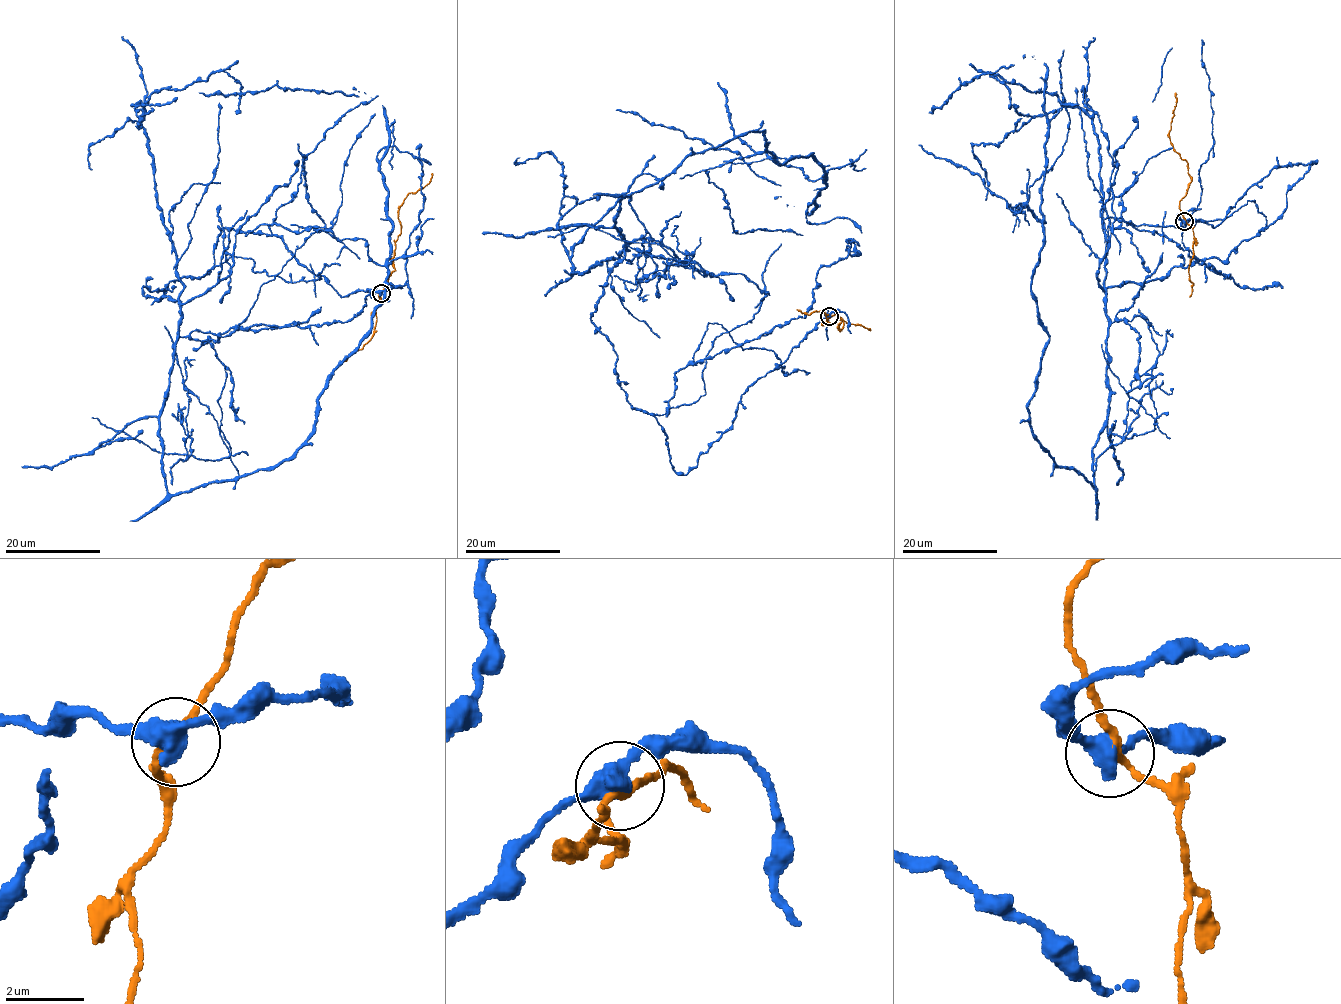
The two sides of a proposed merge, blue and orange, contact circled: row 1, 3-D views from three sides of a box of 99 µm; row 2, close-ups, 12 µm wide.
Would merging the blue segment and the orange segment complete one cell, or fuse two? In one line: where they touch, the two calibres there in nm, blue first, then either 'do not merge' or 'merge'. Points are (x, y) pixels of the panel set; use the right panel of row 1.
place (1184, 221); calibres 480 and 170 nm; do not merge

